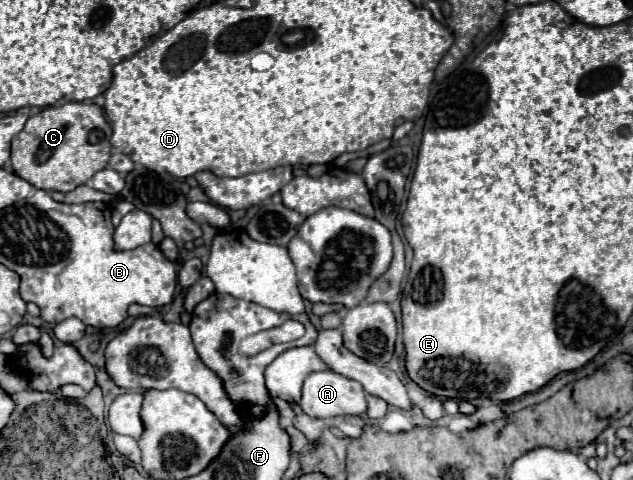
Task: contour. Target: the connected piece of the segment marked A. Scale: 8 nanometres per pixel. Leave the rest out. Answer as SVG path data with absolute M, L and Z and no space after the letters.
M324 370L306 376L302 400L298 404L302 412L312 418L334 418L344 414L360 416L366 412L366 392L356 380Z

